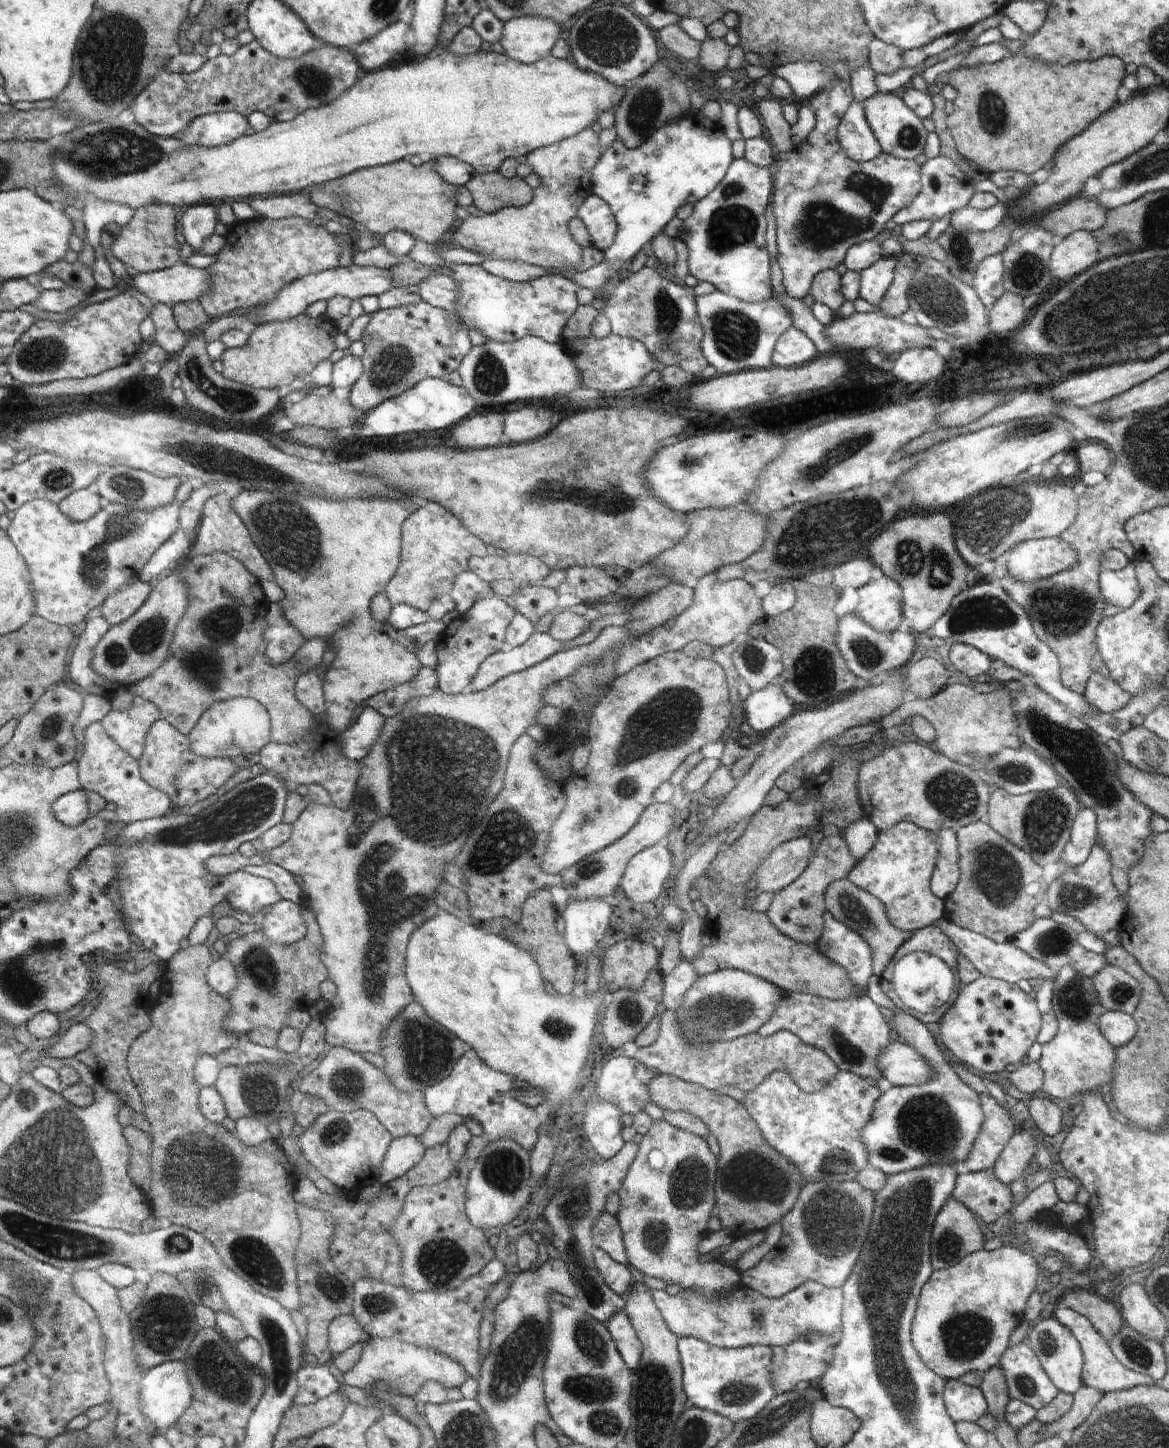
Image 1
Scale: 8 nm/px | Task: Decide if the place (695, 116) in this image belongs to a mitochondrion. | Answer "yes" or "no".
no

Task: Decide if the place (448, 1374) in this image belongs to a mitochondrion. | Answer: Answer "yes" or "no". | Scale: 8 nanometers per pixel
no

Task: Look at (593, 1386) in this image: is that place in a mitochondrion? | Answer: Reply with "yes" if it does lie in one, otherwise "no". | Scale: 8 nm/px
yes

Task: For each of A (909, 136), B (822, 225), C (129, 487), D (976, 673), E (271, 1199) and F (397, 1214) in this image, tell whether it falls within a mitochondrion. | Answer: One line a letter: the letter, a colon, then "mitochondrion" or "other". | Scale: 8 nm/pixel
A: mitochondrion
B: mitochondrion
C: mitochondrion
D: other
E: other
F: other

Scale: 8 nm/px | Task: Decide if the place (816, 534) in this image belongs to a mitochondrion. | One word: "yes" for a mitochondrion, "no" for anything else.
yes

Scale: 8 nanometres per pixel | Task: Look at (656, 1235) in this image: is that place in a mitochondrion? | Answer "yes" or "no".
yes

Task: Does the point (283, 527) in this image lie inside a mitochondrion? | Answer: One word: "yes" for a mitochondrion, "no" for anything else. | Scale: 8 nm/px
yes

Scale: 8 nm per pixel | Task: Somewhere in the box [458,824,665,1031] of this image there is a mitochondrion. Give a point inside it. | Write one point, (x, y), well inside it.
(630, 1012)

